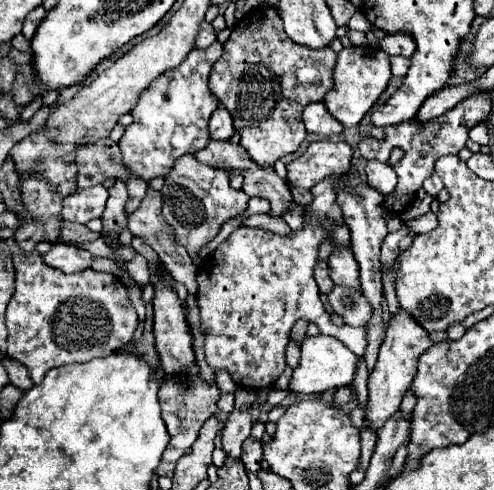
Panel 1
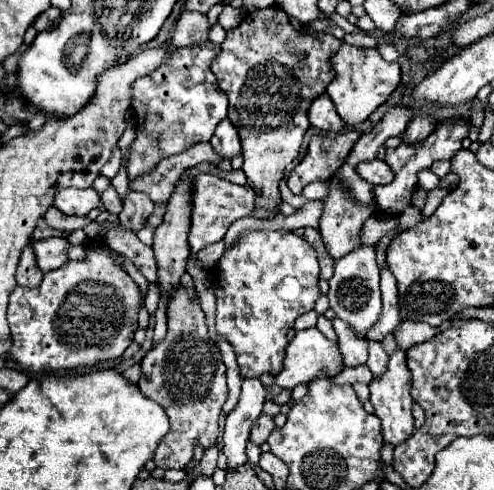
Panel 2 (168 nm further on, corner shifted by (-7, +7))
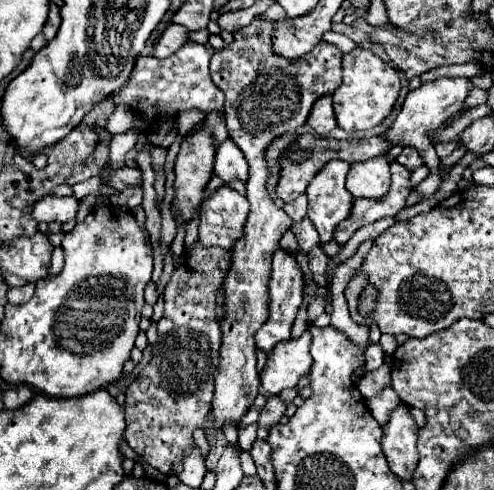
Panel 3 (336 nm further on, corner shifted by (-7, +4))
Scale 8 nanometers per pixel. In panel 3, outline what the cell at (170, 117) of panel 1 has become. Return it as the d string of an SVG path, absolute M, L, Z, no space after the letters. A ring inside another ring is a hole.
M187 42L179 52L163 60L155 56L139 56L129 76L129 82L113 96L115 104L129 106L139 118L143 118L149 124L173 122L177 114L187 110L201 110L205 114L211 112L223 114L225 104L223 90L217 88L209 76L209 60L213 52L215 48L211 44Z

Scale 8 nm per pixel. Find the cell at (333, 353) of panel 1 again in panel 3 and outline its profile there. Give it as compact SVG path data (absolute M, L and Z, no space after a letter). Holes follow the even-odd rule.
M311 332L303 336L279 342L267 358L267 366L261 372L261 388L269 394L279 394L285 388L295 388L297 382L309 374L313 360L309 354Z

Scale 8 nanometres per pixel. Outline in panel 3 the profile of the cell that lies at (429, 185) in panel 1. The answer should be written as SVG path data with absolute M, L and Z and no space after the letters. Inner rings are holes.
M413 78L413 80L409 82L409 86L413 86L413 88L419 86L419 88L417 88L417 90L411 90L411 92L407 94L407 98L405 98L405 102L403 102L403 106L401 106L401 112L397 114L393 126L391 126L385 134L389 136L391 146L395 146L395 144L401 146L401 142L409 142L409 146L417 148L417 152L423 156L423 162L425 162L427 168L439 170L441 158L437 156L435 146L433 146L431 140L427 138L427 132L433 130L433 128L437 128L437 126L441 126L441 124L447 122L453 114L457 114L457 112L463 108L467 94L469 94L475 86L473 86L471 78L437 78L437 80L425 82L425 84L421 84L421 78Z

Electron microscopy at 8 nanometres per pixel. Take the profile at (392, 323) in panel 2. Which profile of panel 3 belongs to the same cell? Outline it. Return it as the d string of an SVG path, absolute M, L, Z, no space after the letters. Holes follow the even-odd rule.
M379 342L369 344L369 348L365 350L367 370L375 370L375 368L379 368L379 366L383 364L383 356L385 356L385 352L383 352L383 348L381 348L381 344L379 344Z

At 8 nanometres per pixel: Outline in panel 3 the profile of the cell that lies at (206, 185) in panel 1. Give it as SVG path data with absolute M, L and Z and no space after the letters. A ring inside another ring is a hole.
M221 186L203 202L199 216L199 242L229 250L243 232L249 204L229 186Z

